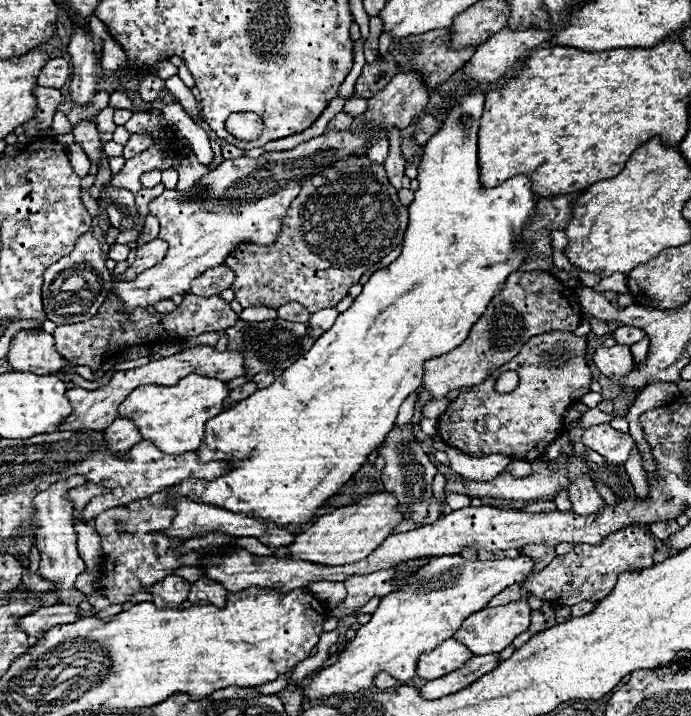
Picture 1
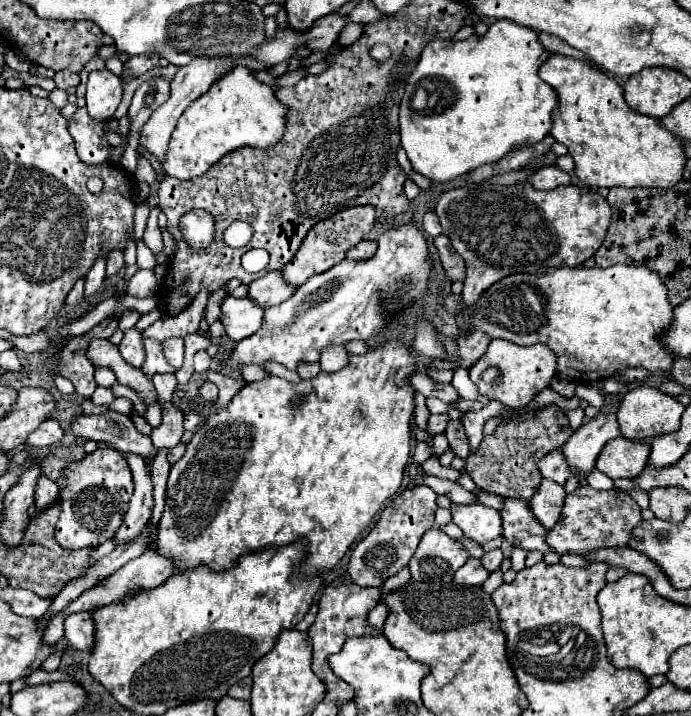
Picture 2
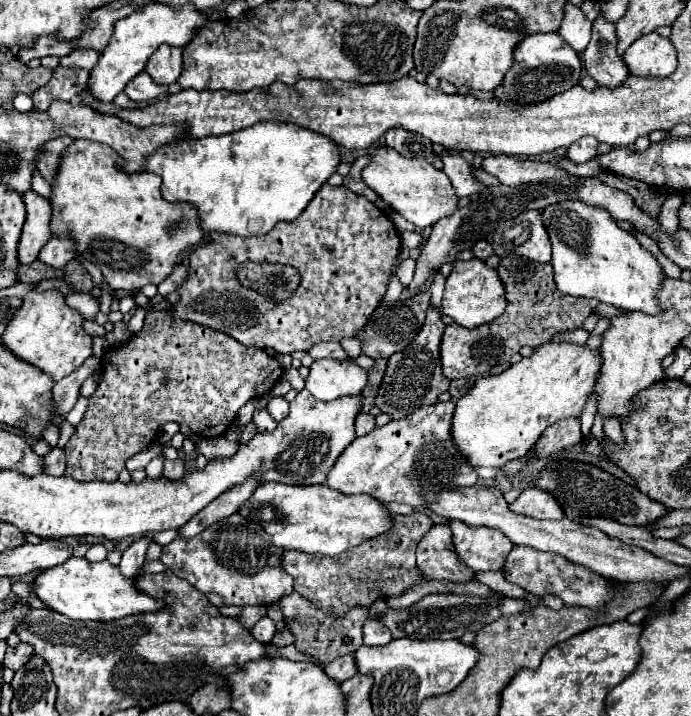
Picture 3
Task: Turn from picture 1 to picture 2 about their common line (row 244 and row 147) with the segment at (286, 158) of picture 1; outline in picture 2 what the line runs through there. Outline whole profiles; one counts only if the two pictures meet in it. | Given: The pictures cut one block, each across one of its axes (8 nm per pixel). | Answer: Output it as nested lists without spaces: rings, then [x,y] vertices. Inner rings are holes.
[[[236,66],[182,112],[170,138],[166,162],[162,164],[164,172],[180,180],[190,180],[204,176],[210,166],[240,146],[274,146],[284,134],[286,110],[288,108],[276,100],[274,90],[258,82],[250,68]]]

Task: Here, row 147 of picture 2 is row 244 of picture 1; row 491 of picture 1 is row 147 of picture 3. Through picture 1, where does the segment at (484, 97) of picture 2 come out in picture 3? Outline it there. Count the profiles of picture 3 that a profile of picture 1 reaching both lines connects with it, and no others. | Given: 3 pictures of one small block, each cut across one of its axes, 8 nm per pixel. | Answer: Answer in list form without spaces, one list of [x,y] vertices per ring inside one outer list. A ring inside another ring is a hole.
[[[256,122],[240,132],[200,138],[200,142],[176,142],[158,148],[146,162],[146,170],[162,178],[162,196],[168,202],[190,202],[200,212],[206,232],[230,232],[238,236],[260,236],[270,232],[276,222],[294,220],[308,206],[314,194],[338,170],[340,150],[336,142],[322,134],[312,134],[290,122]]]

